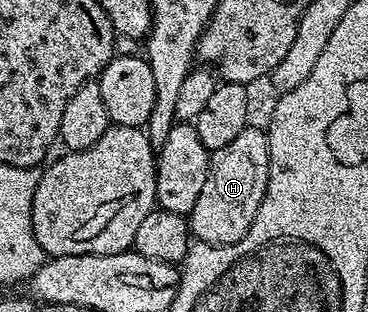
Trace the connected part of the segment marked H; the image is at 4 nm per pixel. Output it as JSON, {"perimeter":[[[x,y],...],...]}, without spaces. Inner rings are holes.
{"perimeter":[[[255,124],[248,125],[246,130],[237,132],[232,142],[225,148],[214,151],[211,155],[211,167],[205,180],[205,188],[201,188],[201,196],[197,196],[197,204],[193,204],[189,215],[189,230],[198,241],[210,246],[228,246],[237,244],[241,236],[249,232],[253,220],[257,216],[257,208],[261,208],[261,200],[267,191],[269,180],[269,144],[266,133]]]}

